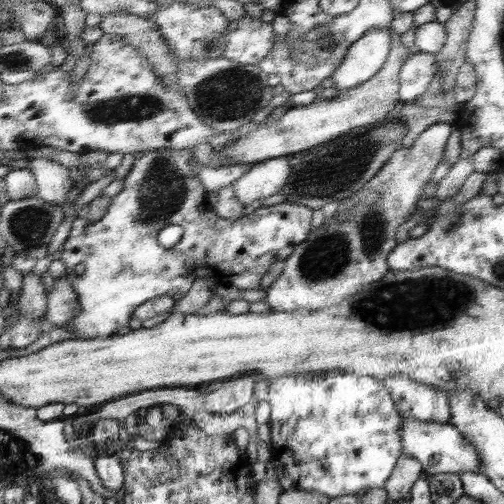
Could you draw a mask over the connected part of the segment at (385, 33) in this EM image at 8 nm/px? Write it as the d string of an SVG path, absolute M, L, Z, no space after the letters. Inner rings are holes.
M374 28L351 44L343 63L332 75L331 86L346 92L374 78L387 63L391 52L390 28Z

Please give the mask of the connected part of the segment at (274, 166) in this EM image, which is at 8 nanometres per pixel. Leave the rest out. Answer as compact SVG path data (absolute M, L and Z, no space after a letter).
M280 157L256 163L242 178L232 184L236 198L247 206L254 200L274 196L287 186L291 178L291 157Z

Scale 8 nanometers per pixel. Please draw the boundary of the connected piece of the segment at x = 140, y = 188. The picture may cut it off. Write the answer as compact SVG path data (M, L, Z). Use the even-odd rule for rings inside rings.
M159 148L137 152L123 180L121 192L111 198L107 213L101 220L89 220L86 225L83 214L76 216L67 240L60 248L60 259L66 265L70 285L78 294L79 314L57 328L74 333L74 340L114 336L117 330L128 324L130 314L134 318L136 308L148 300L159 299L160 296L170 296L174 300L183 298L200 279L212 279L218 284L232 281L242 291L260 289L260 280L274 262L288 259L294 247L310 236L314 209L286 201L266 208L262 206L235 220L222 218L213 208L208 208L206 218L206 192L203 181L196 176L195 162L190 149ZM168 224L178 224L184 230L180 241L169 249L160 245L157 239L158 232Z

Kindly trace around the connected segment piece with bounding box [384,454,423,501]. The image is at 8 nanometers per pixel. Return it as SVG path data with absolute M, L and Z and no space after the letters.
M403 454L398 460L395 470L392 471L390 480L387 480L387 496L392 500L400 501L404 494L410 492L415 482L420 478L423 472L423 465L409 454Z

